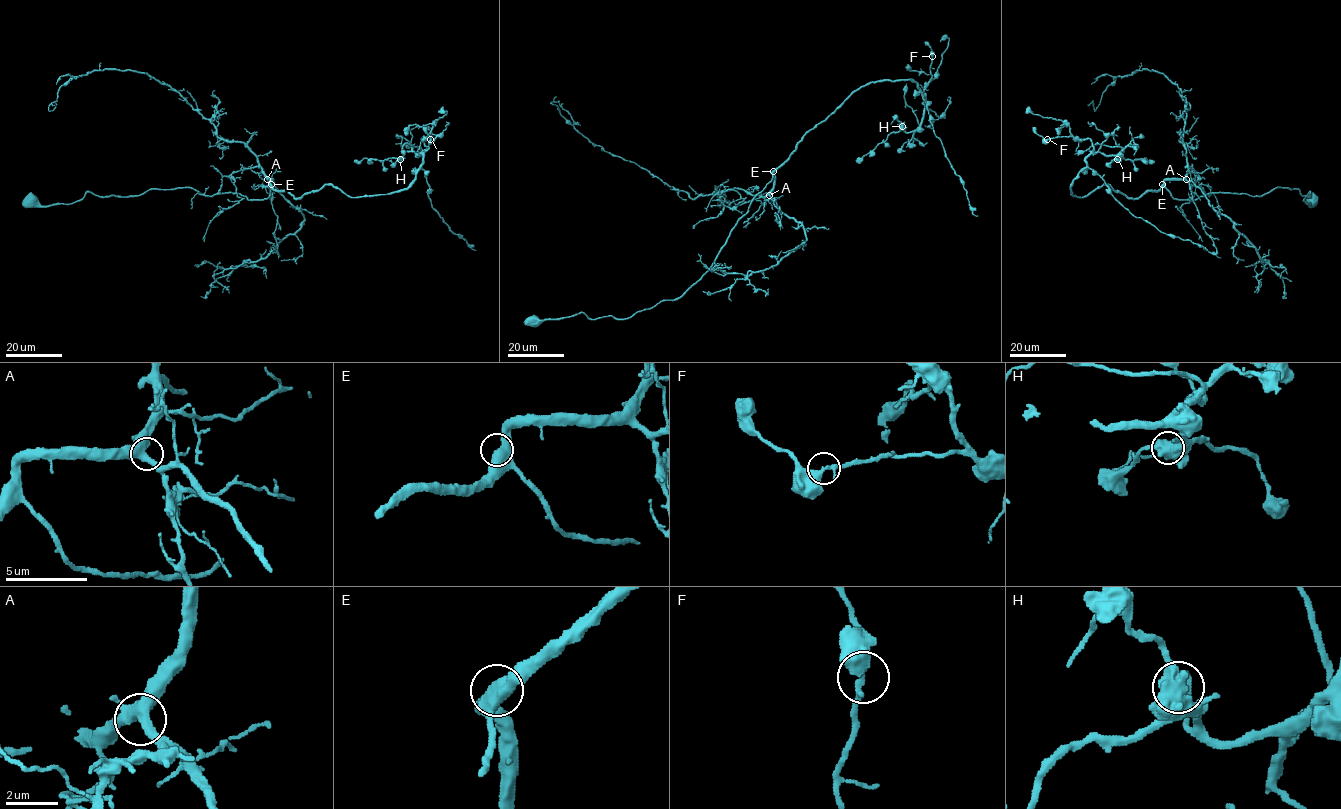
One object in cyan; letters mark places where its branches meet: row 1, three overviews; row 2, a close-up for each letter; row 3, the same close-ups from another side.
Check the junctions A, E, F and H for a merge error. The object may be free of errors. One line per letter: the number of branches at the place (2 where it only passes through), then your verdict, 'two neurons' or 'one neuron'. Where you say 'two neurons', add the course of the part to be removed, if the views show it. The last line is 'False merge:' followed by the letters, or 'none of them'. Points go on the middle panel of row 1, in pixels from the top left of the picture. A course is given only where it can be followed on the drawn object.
A: 3 | one neuron
E: 2 | one neuron
F: 2 | one neuron
H: 2 | one neuron
False merge: none of them

